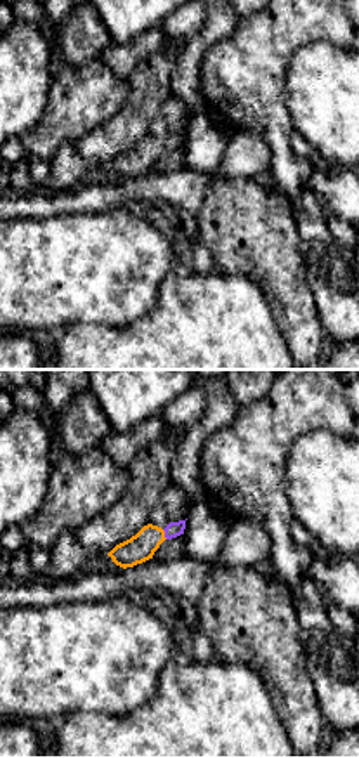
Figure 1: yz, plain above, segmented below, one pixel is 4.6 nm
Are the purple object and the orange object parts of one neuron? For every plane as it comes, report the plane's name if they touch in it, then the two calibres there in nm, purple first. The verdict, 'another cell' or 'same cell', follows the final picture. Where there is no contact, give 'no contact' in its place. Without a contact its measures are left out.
meets purple in yz; 70 nm thick on the purple side, 130 nm on the other

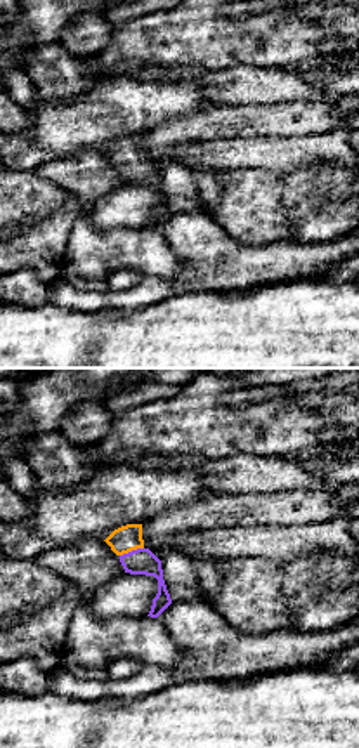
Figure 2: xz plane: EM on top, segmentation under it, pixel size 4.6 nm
meets purple in xz; 120 nm thick on the purple side, 120 nm on the other

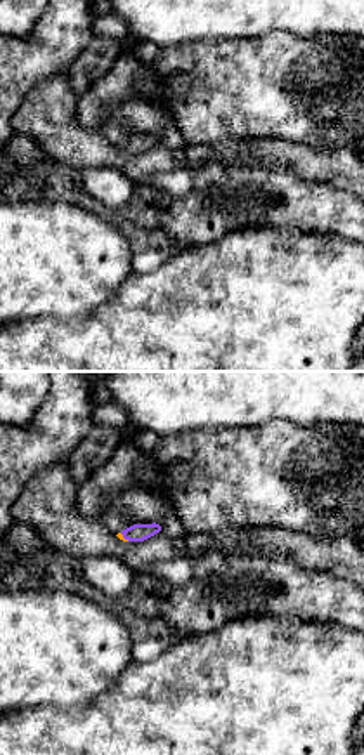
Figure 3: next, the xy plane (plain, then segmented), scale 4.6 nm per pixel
meets purple in xy; 80 nm thick on the purple side, 20 nm on the other

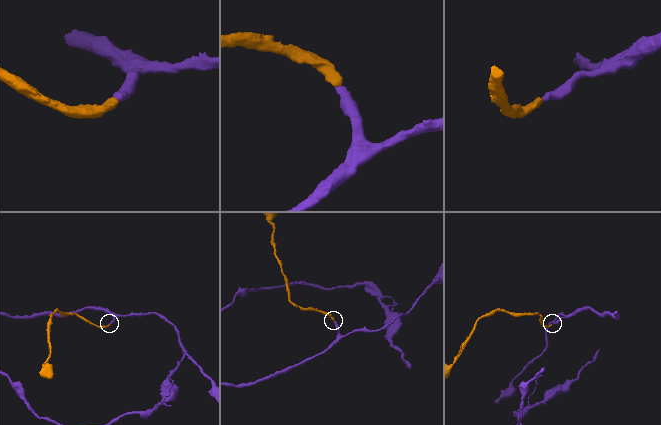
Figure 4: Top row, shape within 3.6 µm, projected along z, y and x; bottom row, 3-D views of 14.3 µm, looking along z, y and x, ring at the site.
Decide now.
same cell

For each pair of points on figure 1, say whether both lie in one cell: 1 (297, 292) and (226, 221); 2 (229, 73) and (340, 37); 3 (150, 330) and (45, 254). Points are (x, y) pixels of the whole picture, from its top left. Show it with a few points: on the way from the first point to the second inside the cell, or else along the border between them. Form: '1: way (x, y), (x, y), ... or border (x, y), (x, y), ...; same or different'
1: way (280, 274), (243, 238); same
2: way (257, 51), (280, 30), (313, 30); same
3: border (160, 285), (156, 304), (139, 318), (97, 325); different

